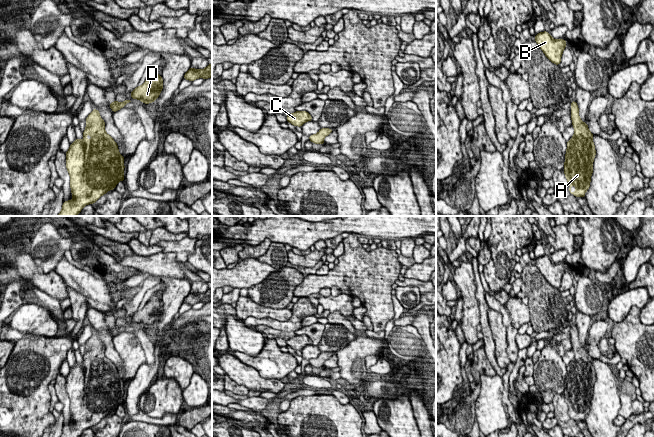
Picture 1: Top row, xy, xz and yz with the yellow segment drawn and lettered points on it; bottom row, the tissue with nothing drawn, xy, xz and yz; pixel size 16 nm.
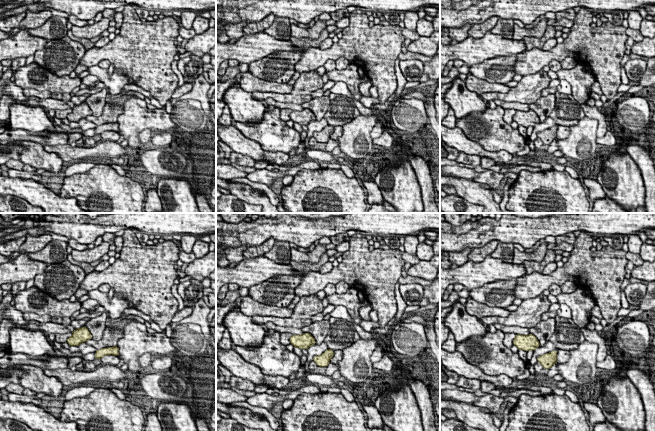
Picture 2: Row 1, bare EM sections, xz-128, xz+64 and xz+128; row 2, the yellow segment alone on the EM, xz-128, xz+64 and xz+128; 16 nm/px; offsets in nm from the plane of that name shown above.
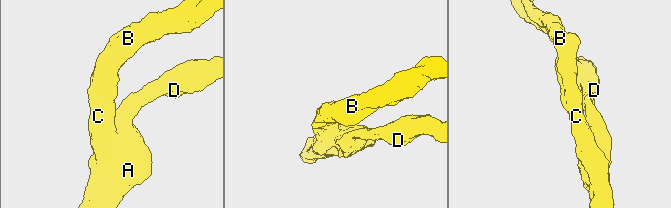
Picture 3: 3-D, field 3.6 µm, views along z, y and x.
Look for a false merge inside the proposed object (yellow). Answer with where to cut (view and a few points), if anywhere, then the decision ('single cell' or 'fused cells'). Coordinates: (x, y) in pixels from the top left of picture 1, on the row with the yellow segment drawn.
no cut; single cell

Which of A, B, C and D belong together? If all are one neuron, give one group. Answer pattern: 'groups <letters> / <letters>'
groups A B C D

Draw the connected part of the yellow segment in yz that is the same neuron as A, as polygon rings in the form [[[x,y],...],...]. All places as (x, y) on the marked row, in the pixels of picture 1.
[[[576,101],[571,102],[571,119],[575,132],[567,142],[563,170],[570,193],[579,198],[585,197],[585,192],[590,187],[596,151],[593,134],[588,129],[587,123],[581,121]]]

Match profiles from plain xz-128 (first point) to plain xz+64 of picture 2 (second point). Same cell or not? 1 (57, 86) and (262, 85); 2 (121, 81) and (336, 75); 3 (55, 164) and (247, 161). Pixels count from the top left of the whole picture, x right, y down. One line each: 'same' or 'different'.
1: same
2: same
3: different

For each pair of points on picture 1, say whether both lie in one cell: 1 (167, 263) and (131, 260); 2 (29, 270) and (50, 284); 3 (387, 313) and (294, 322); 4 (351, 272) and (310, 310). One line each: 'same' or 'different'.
1: same
2: same
3: different
4: different

